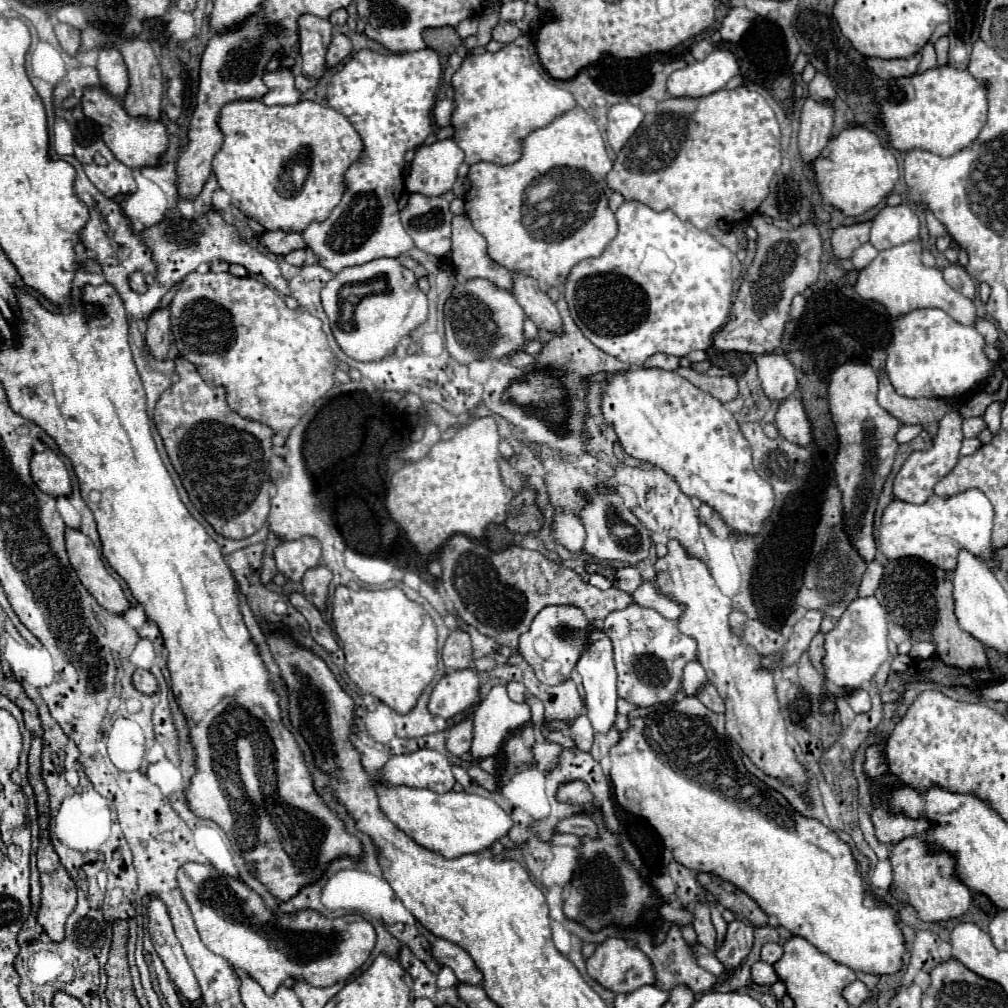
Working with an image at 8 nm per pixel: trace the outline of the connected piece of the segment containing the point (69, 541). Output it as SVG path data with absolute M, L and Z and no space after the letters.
M66 529L66 551L82 585L110 613L122 615L130 603L120 583L106 571L94 543L80 529Z

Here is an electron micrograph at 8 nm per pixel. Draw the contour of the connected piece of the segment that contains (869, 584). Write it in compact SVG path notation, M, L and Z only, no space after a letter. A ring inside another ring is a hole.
M872 561L862 577L862 583L860 583L860 589L858 589L858 595L860 597L868 597L868 595L874 595L880 579L882 579L882 573L884 573L884 567L878 563L878 561Z

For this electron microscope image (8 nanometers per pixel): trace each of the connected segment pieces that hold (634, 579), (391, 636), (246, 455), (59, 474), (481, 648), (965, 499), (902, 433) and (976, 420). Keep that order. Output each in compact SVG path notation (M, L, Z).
M622 567L616 571L614 579L612 579L612 585L622 589L624 593L632 595L640 585L642 585L642 579L640 579L640 573L636 567Z
M336 587L332 621L334 631L342 641L348 677L362 693L378 697L396 713L408 713L436 675L436 625L428 613L418 603L410 601L398 587L358 591Z
M178 357L174 363L176 363L178 381L174 381L166 389L166 393L162 393L162 397L158 399L156 409L154 409L156 429L164 441L168 457L170 457L176 473L180 475L182 485L188 491L192 505L214 527L214 531L218 535L222 535L226 539L250 537L266 523L268 513L270 513L272 475L268 471L270 471L274 431L260 421L244 419L238 413L234 413L226 403L224 389L210 387L198 375L196 367L190 361Z
M44 449L42 453L34 453L30 461L30 473L34 483L50 495L68 495L70 493L70 475L66 465L52 449Z
M456 615L456 619L458 619L460 629L462 629L462 631L466 631L466 633L470 635L470 639L472 639L474 659L482 657L484 653L490 653L490 651L496 651L496 649L498 649L498 643L496 643L494 639L490 639L490 637L486 637L486 635L482 635L482 633L478 633L478 629L474 629L472 625L466 625L458 615Z
M978 489L964 491L950 499L932 495L922 505L910 505L894 499L882 515L882 553L888 559L920 557L936 567L942 567L948 573L954 571L956 555L962 547L984 561L992 561L992 517L992 505Z
M900 425L898 433L896 433L896 441L898 441L898 443L908 443L908 441L912 441L920 431L922 431L920 425Z
M970 417L964 419L964 437L978 437L982 429L986 429L986 423L982 417Z

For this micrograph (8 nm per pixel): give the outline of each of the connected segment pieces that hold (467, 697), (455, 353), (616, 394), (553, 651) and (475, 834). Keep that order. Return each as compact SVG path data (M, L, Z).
M474 669L450 671L432 689L428 711L434 717L450 719L478 701L478 673Z
M468 279L466 283L456 283L444 305L448 351L460 363L470 363L474 359L500 359L520 351L524 347L524 317L526 315L512 293L496 287L492 281Z
M642 367L634 373L616 373L608 377L608 387L602 395L602 413L606 423L616 431L628 455L670 473L688 497L698 497L702 503L710 505L732 529L732 535L760 535L774 509L774 489L756 473L748 441L740 433L736 419L722 407L718 399L696 389L690 381L682 379L674 371Z
M548 605L536 615L530 629L524 633L524 643L518 645L518 653L528 661L528 665L534 671L540 669L542 683L560 685L570 677L570 671L574 669L578 657L582 655L582 649L586 649L586 629L588 629L588 619L580 609L566 605L558 607Z
M376 783L376 793L382 811L398 829L402 829L420 847L436 851L448 859L484 851L512 827L512 819L494 801L480 795L470 795L464 791L448 791L440 795L430 789L386 783Z

